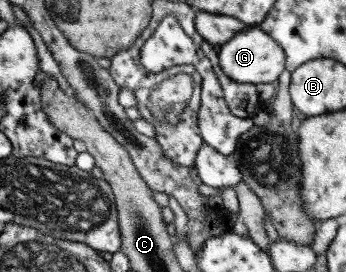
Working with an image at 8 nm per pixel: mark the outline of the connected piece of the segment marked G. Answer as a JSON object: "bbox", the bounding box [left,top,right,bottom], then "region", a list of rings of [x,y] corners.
{"bbox":[218,26,284,84],"region":[[[247,26],[219,48],[218,63],[221,71],[235,84],[275,83],[284,70],[283,50],[258,26]]]}

